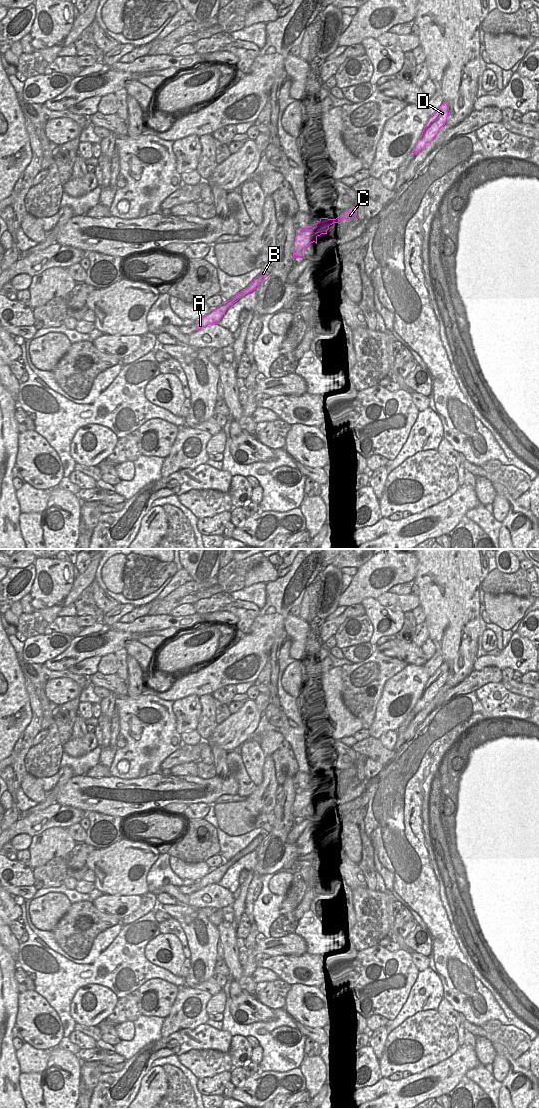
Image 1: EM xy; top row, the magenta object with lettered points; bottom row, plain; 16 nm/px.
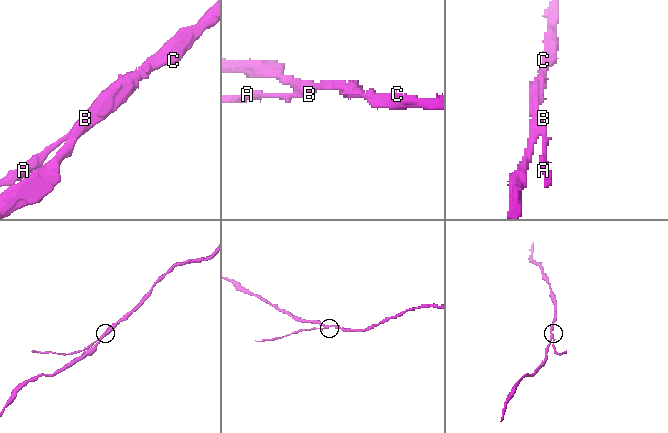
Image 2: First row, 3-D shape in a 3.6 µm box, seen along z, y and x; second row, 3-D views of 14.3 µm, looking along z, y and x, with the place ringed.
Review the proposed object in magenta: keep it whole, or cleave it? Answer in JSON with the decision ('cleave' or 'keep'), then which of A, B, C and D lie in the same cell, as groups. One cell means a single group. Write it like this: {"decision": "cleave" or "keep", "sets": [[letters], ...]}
{"decision": "cleave", "sets": [["A"], ["B", "C", "D"]]}

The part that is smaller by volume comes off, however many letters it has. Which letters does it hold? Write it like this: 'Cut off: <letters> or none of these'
Cut off: A

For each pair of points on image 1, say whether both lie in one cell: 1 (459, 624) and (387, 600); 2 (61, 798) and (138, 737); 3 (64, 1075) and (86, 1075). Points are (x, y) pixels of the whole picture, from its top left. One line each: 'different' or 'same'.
1: different
2: different
3: different

